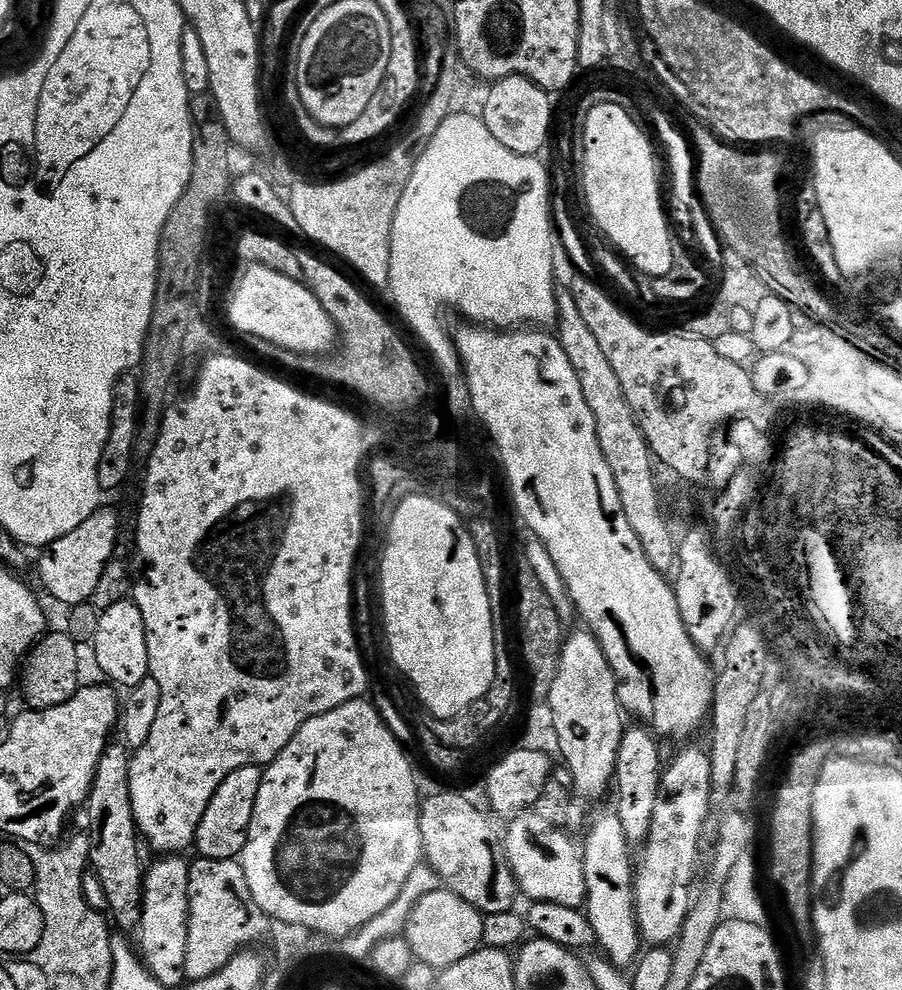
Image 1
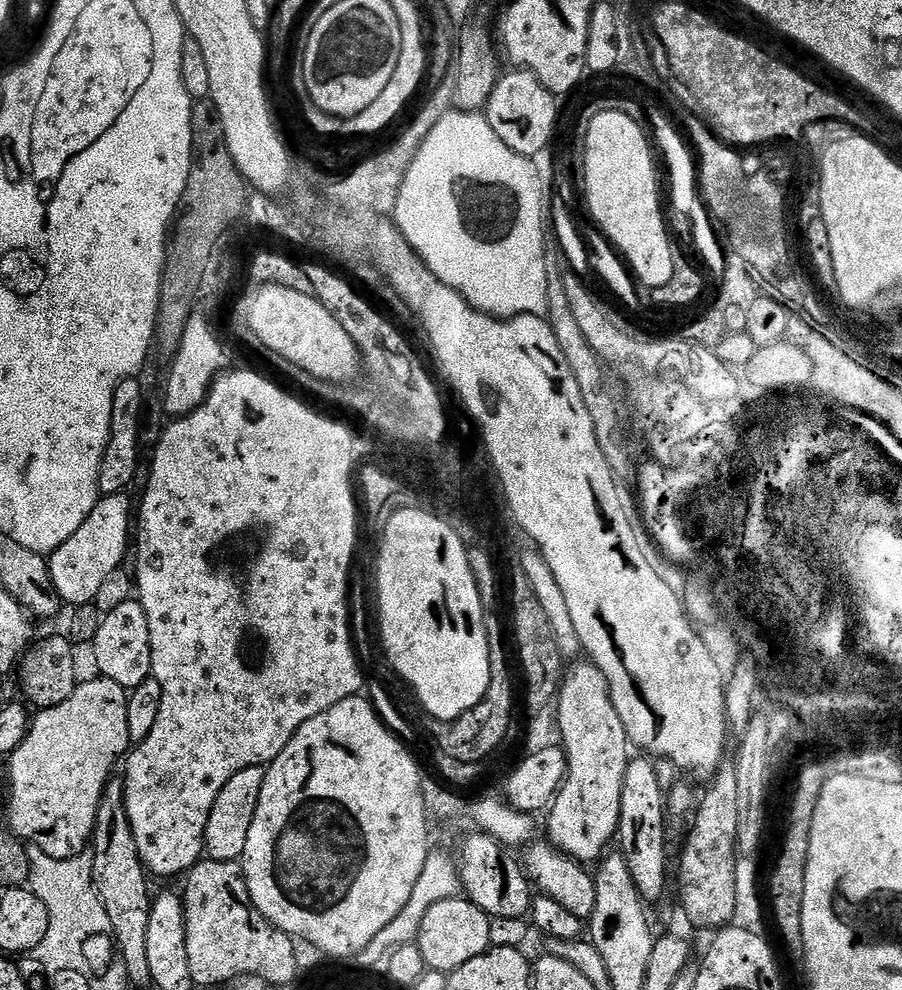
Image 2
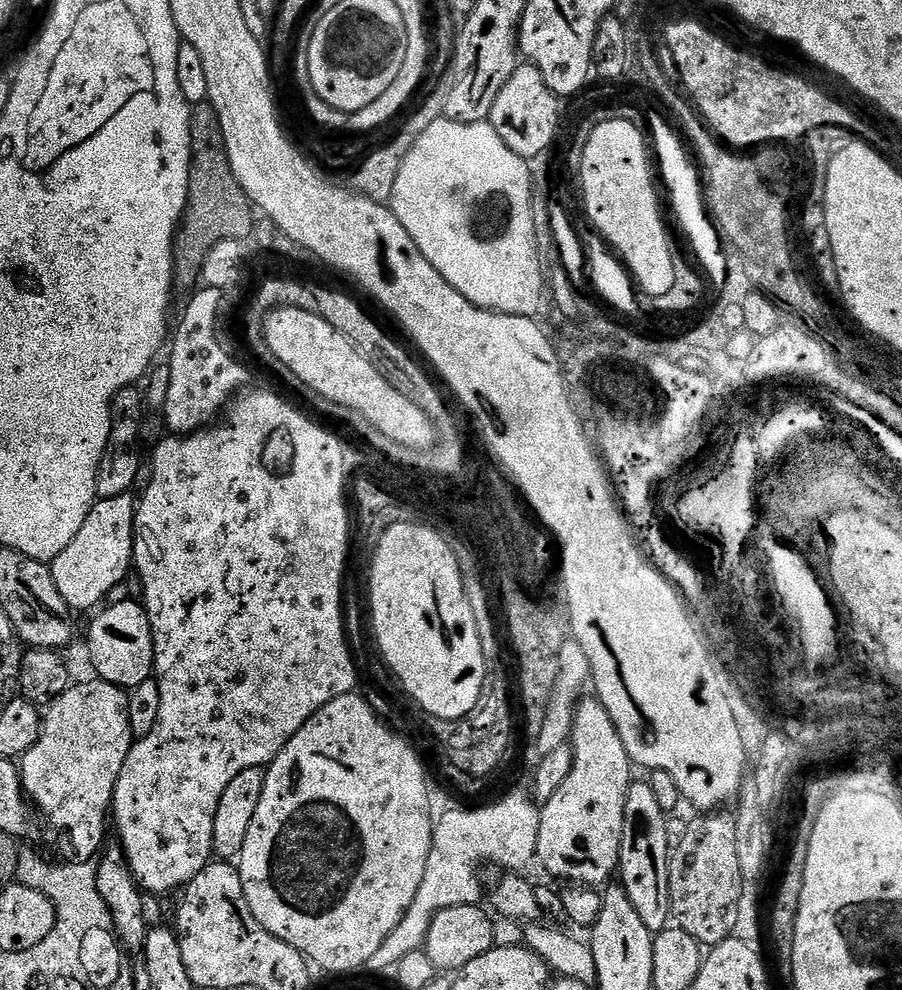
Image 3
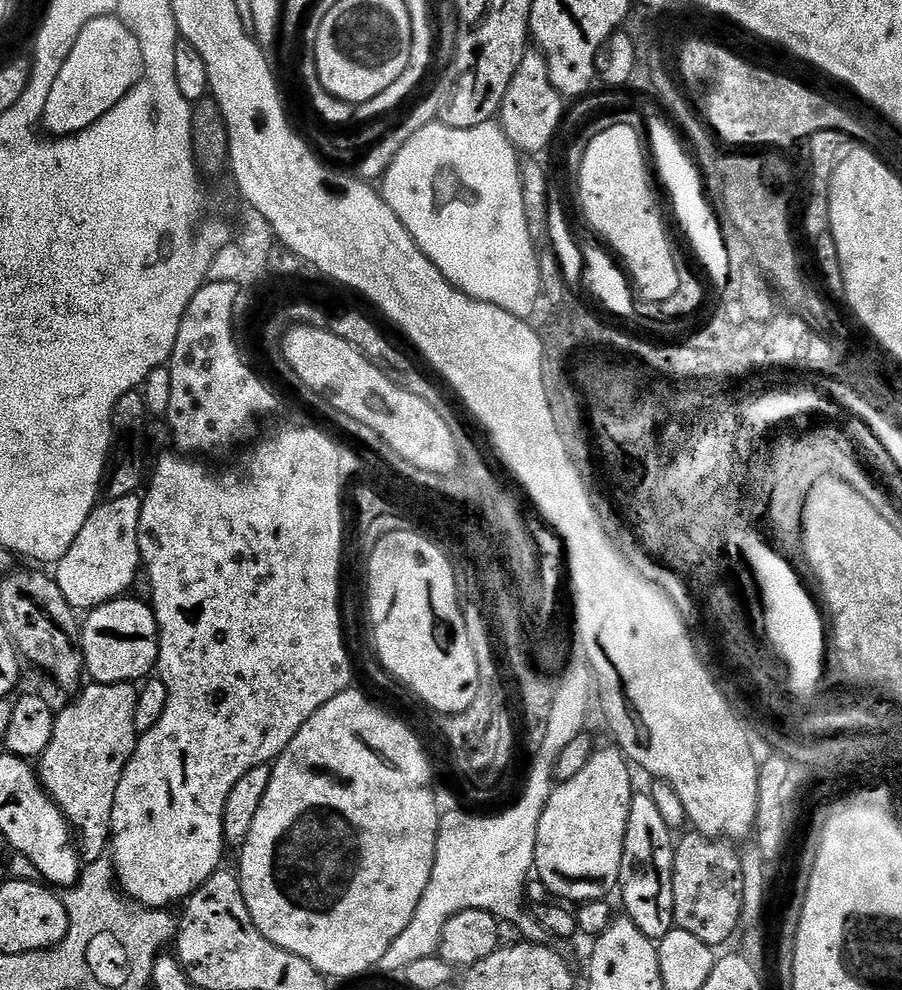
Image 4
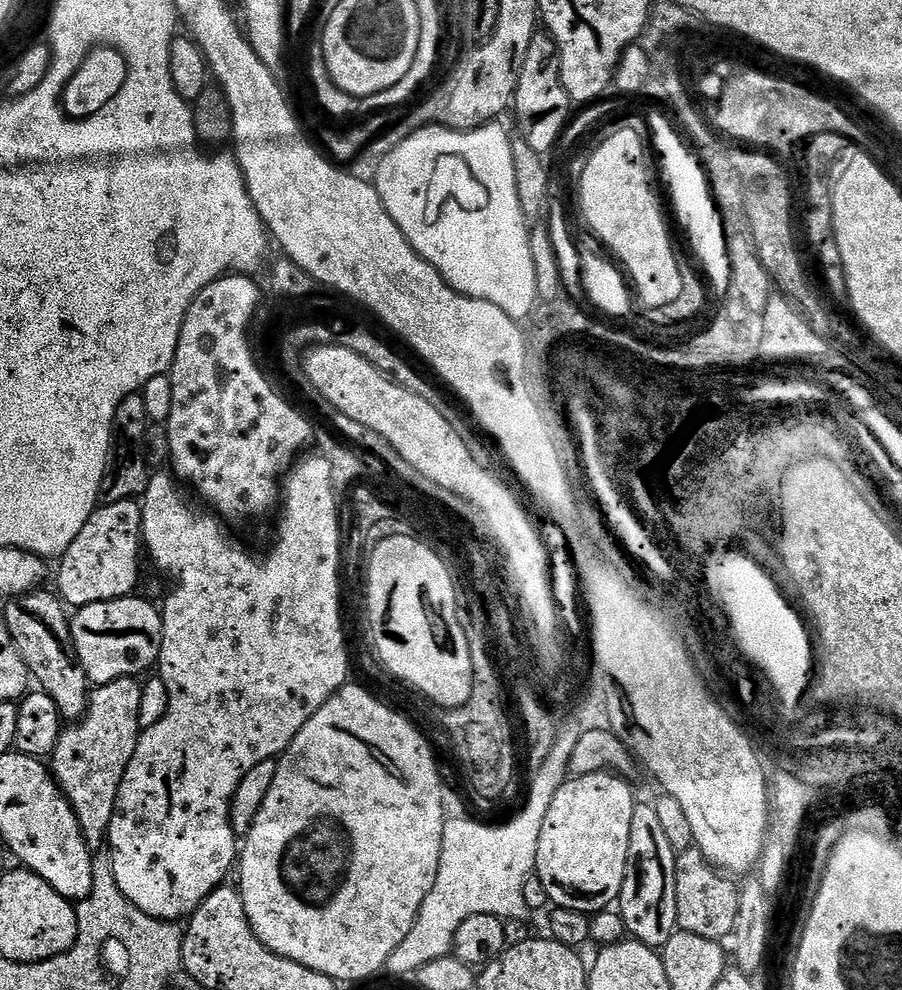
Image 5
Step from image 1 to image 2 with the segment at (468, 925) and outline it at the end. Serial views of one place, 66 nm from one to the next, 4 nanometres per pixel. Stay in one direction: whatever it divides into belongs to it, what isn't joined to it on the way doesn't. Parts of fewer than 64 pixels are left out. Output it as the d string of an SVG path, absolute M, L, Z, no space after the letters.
M457 898L454 900L443 900L430 906L426 913L426 918L422 918L422 928L416 939L417 946L422 950L425 969L434 972L453 972L458 970L458 966L466 966L470 958L478 958L482 953L487 952L492 947L490 942L490 922L492 917L486 915L478 906L474 906L467 898Z

